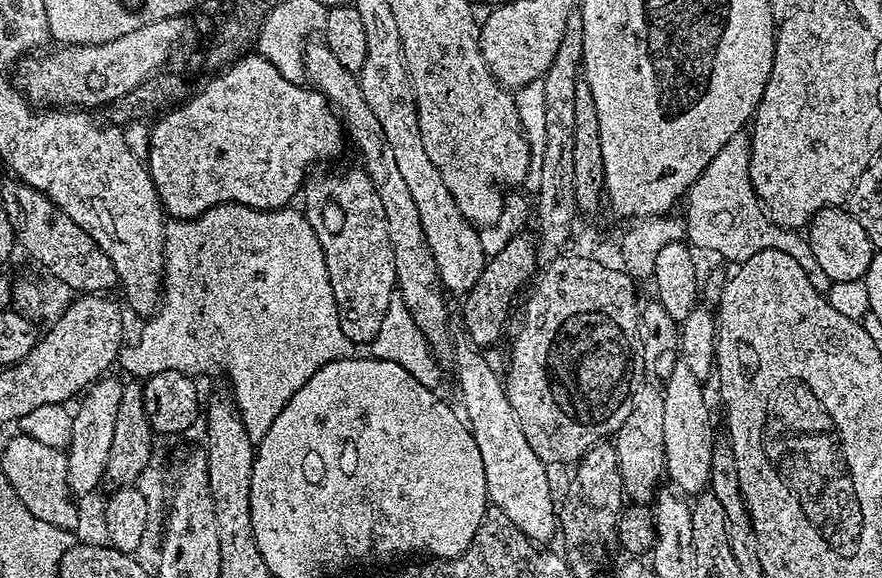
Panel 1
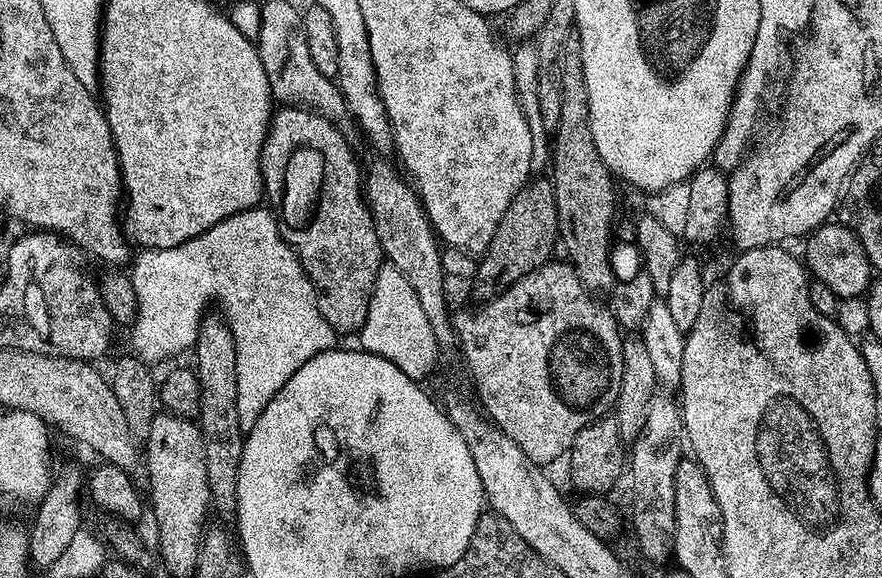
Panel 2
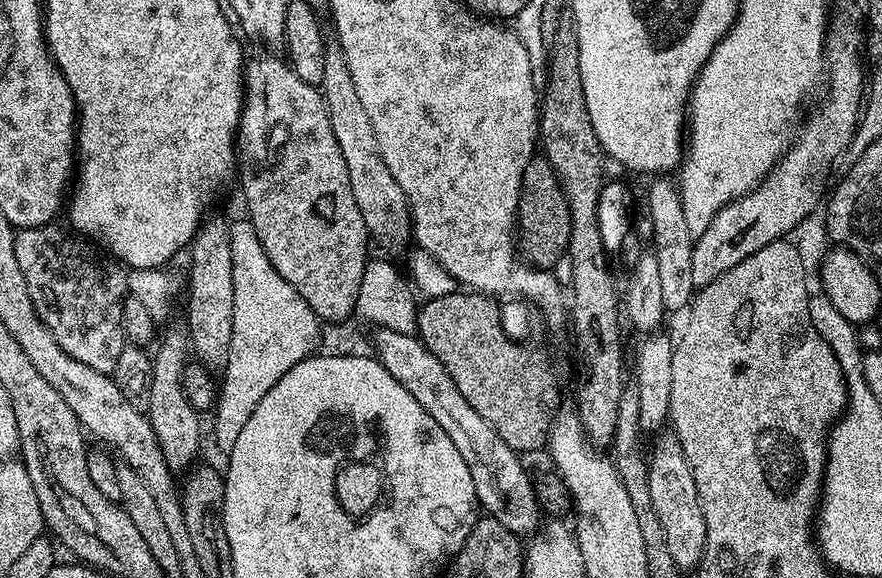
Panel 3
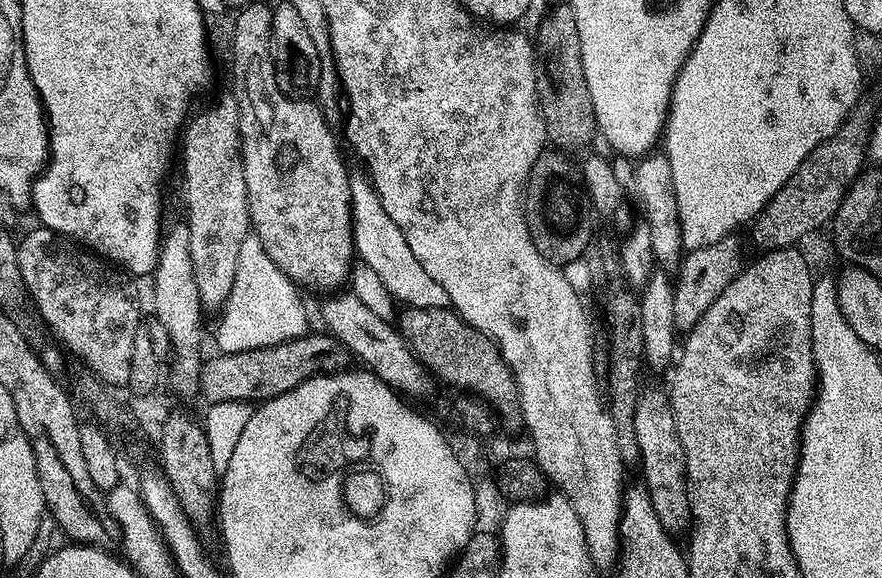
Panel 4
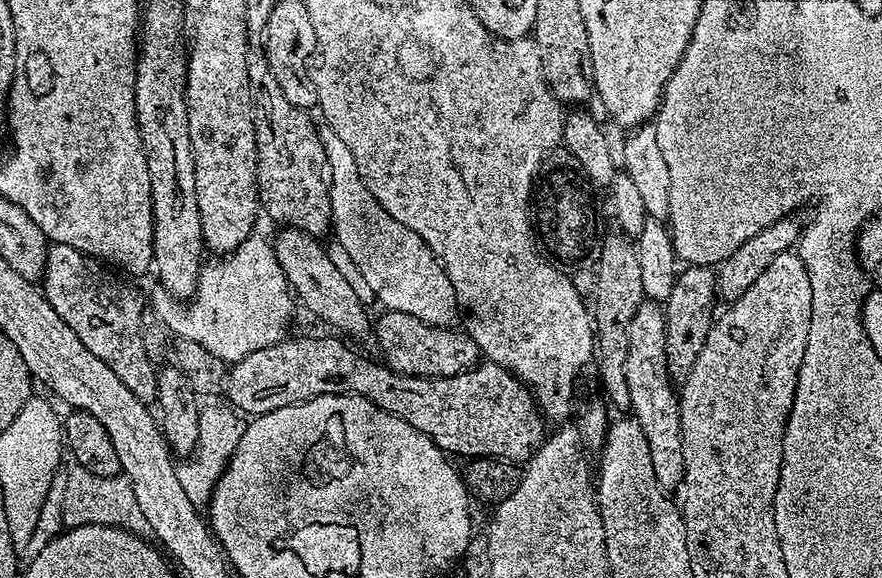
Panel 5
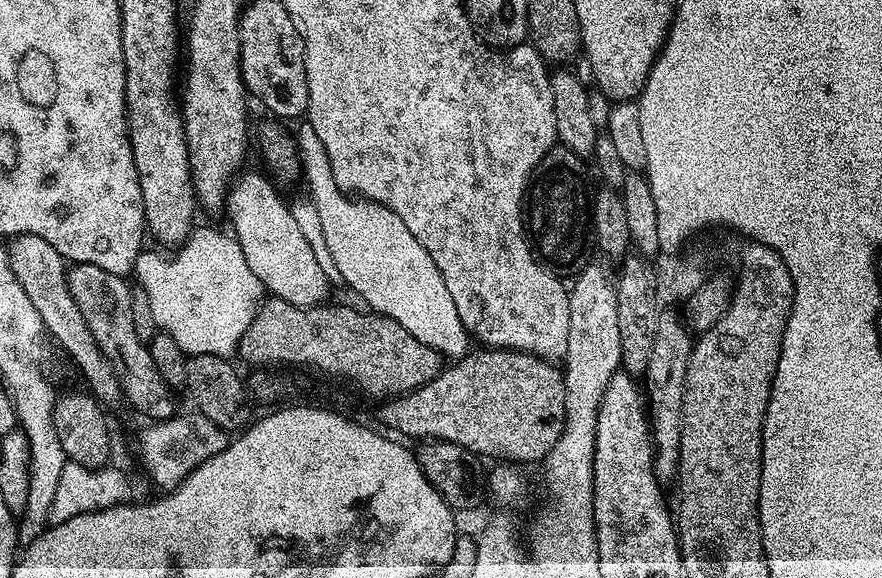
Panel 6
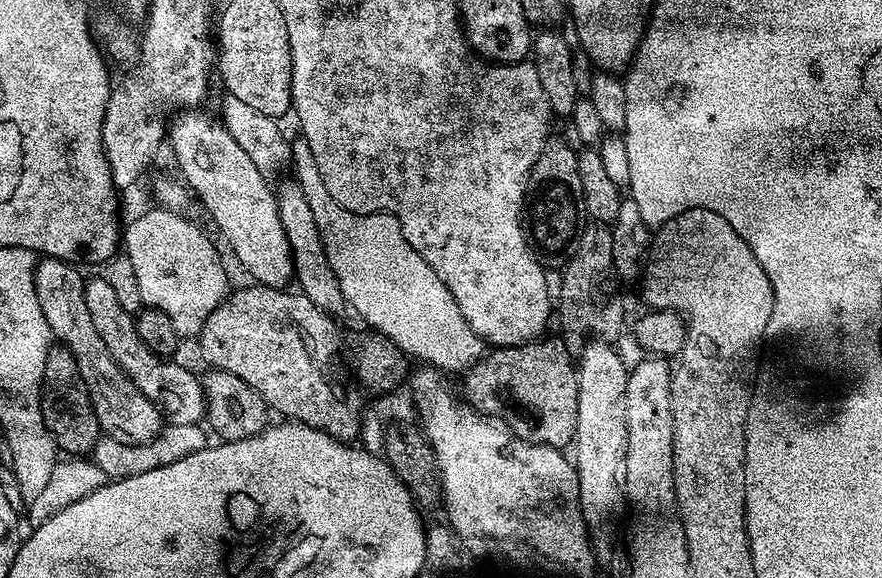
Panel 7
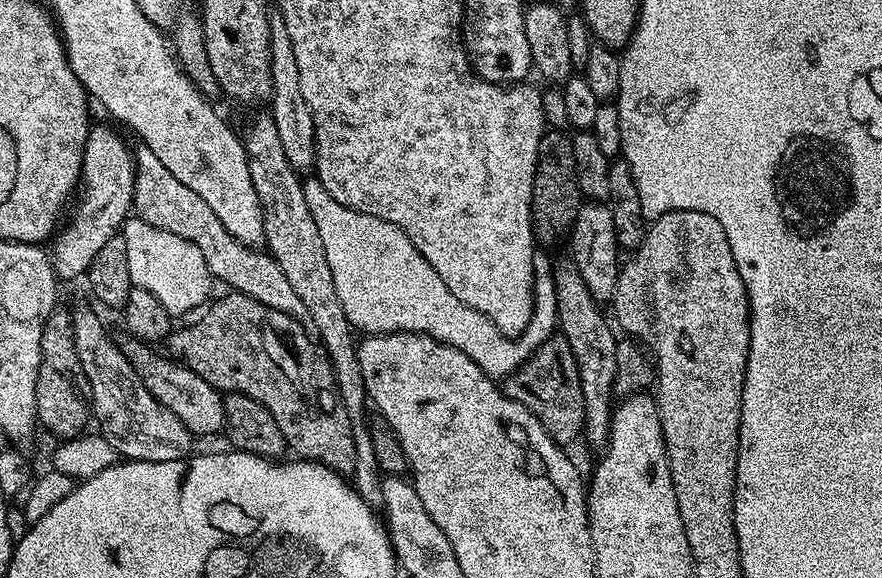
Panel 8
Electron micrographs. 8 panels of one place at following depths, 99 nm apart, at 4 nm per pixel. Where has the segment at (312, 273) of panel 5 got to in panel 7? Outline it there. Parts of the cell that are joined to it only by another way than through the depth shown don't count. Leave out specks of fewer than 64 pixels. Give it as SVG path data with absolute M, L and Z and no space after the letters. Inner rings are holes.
M185 110L171 121L167 129L167 143L176 155L176 164L180 167L179 175L183 183L204 203L206 211L212 215L218 231L224 235L226 243L232 247L236 260L252 275L251 279L257 284L265 284L271 288L287 289L293 283L293 263L290 242L287 241L286 230L283 229L282 219L279 218L277 193L272 190L269 177L264 176L254 166L249 157L234 142L219 119L211 120L203 110Z

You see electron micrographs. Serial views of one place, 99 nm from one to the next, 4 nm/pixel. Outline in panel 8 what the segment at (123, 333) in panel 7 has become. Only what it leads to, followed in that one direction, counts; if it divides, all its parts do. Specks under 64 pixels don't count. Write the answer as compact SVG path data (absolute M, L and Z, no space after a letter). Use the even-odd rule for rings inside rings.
M124 338L119 341L119 345L146 390L150 390L150 394L154 394L154 398L158 398L158 402L162 402L162 406L170 410L170 414L180 419L192 431L193 437L224 432L224 396L214 386L210 386L206 378L198 378L198 374L194 374L194 370L190 370L182 362L159 356L157 349L145 341Z

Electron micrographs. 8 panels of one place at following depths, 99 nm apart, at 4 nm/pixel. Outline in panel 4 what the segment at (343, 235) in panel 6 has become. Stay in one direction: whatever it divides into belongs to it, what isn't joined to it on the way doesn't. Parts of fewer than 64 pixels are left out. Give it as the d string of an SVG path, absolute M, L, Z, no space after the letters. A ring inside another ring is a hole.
M353 171L348 177L350 194L352 195L352 246L355 255L370 266L382 280L382 285L401 305L410 308L447 308L449 307L446 290L426 270L422 270L422 262L414 258L414 250L406 246L406 238L398 226L382 210L382 202L372 189L372 181L363 171Z

